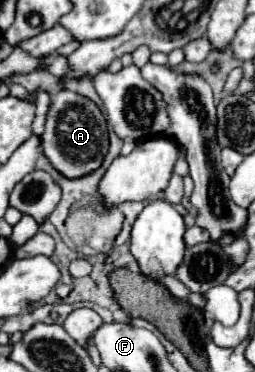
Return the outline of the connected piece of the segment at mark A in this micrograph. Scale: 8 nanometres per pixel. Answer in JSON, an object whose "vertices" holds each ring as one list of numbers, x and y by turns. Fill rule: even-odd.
{"vertices":[[60,90,52,96,52,104,46,114,46,128,40,136,40,146,52,166,66,178,88,174,102,164,102,158,108,150,106,118,90,98,80,96,72,90]]}

